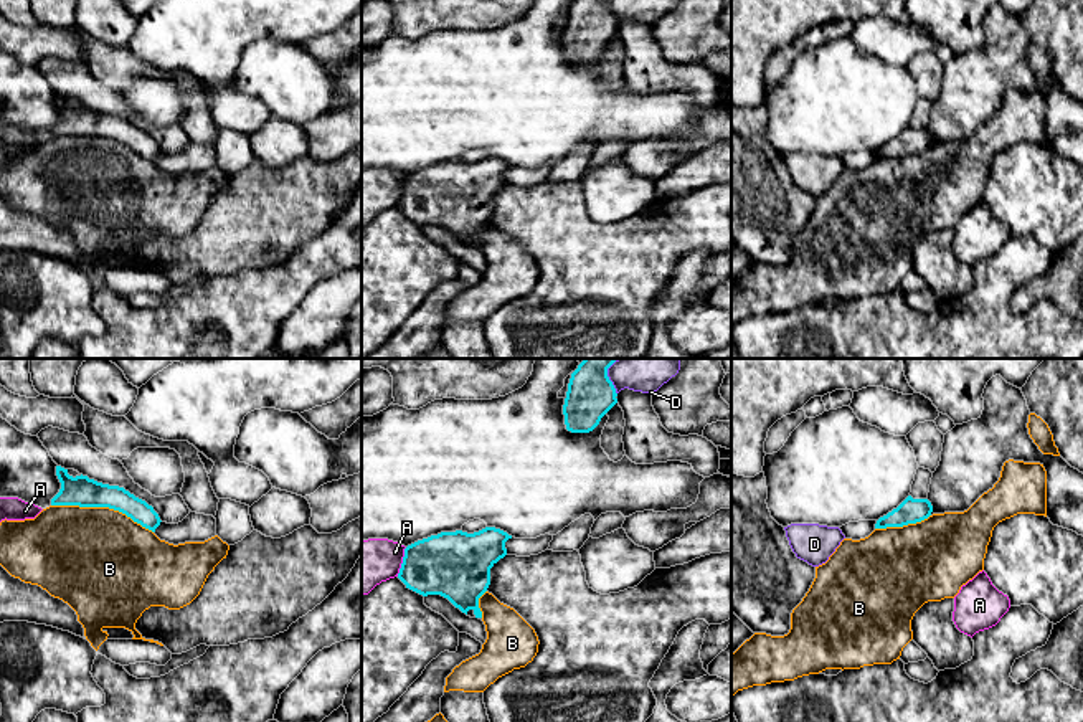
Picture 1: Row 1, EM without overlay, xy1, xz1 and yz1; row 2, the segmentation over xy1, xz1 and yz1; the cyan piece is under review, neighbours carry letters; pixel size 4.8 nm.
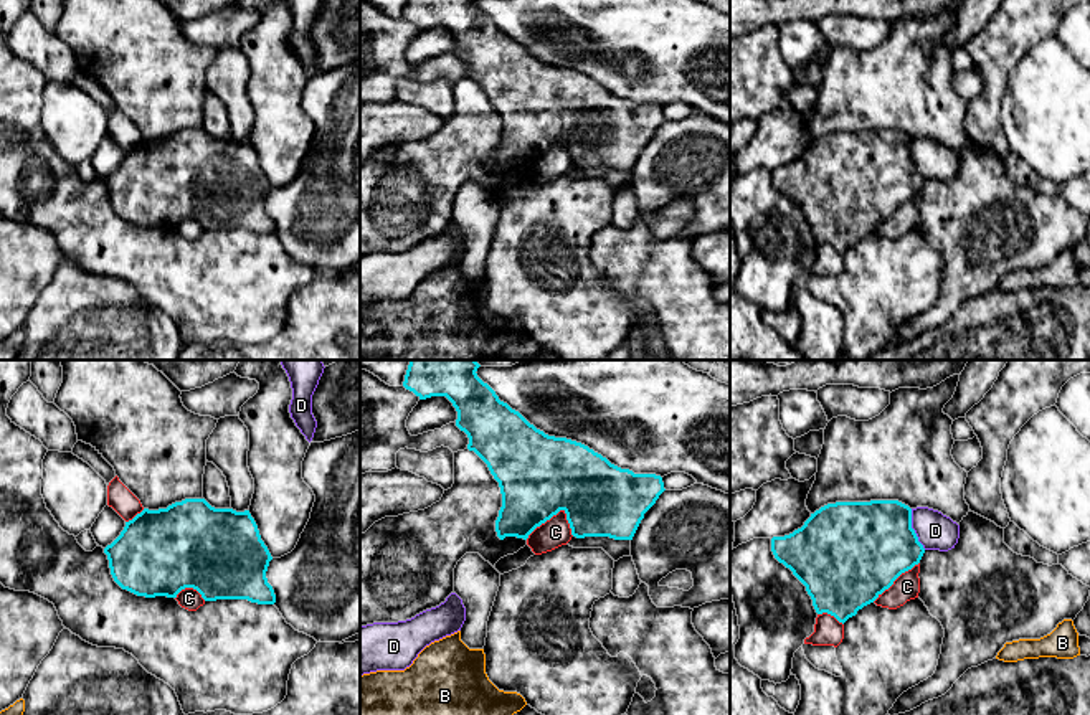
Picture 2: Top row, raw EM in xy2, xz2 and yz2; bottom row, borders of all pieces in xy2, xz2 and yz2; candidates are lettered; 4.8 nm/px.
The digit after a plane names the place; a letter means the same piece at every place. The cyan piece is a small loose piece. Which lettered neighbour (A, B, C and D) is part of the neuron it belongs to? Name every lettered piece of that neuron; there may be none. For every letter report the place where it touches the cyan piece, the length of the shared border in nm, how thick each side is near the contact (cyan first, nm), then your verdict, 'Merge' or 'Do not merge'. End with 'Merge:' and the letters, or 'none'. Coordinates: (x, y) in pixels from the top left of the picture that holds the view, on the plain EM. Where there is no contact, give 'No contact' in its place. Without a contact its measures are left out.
A: Touches cyan at xz1 (403, 192). Shared border 150 nm. Thickness 320 nm (cyan) against 240 nm. Do not merge
B: Touches cyan at xy1 (103, 136). Shared border 500 nm. Thickness 150 nm (cyan) against 500 nm. Do not merge
C: Touches cyan at xz2 (545, 151). Shared border 240 nm. Thickness 400 nm (cyan) against 140 nm. Do not merge
D: Touches cyan at yz2 (912, 159). Shared border 220 nm. Thickness 440 nm (cyan) against 180 nm. Do not merge
Merge: none

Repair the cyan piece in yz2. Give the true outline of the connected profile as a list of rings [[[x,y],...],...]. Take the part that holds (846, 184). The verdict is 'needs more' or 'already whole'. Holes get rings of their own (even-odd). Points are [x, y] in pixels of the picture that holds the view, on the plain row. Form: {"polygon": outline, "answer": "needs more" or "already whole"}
{"polygon": [[[898,130],[836,132],[811,144],[804,155],[784,167],[771,168],[775,188],[806,216],[818,244],[827,243],[839,253],[874,233],[905,201],[920,193],[925,178],[912,159],[912,139]]], "answer": "already whole"}

